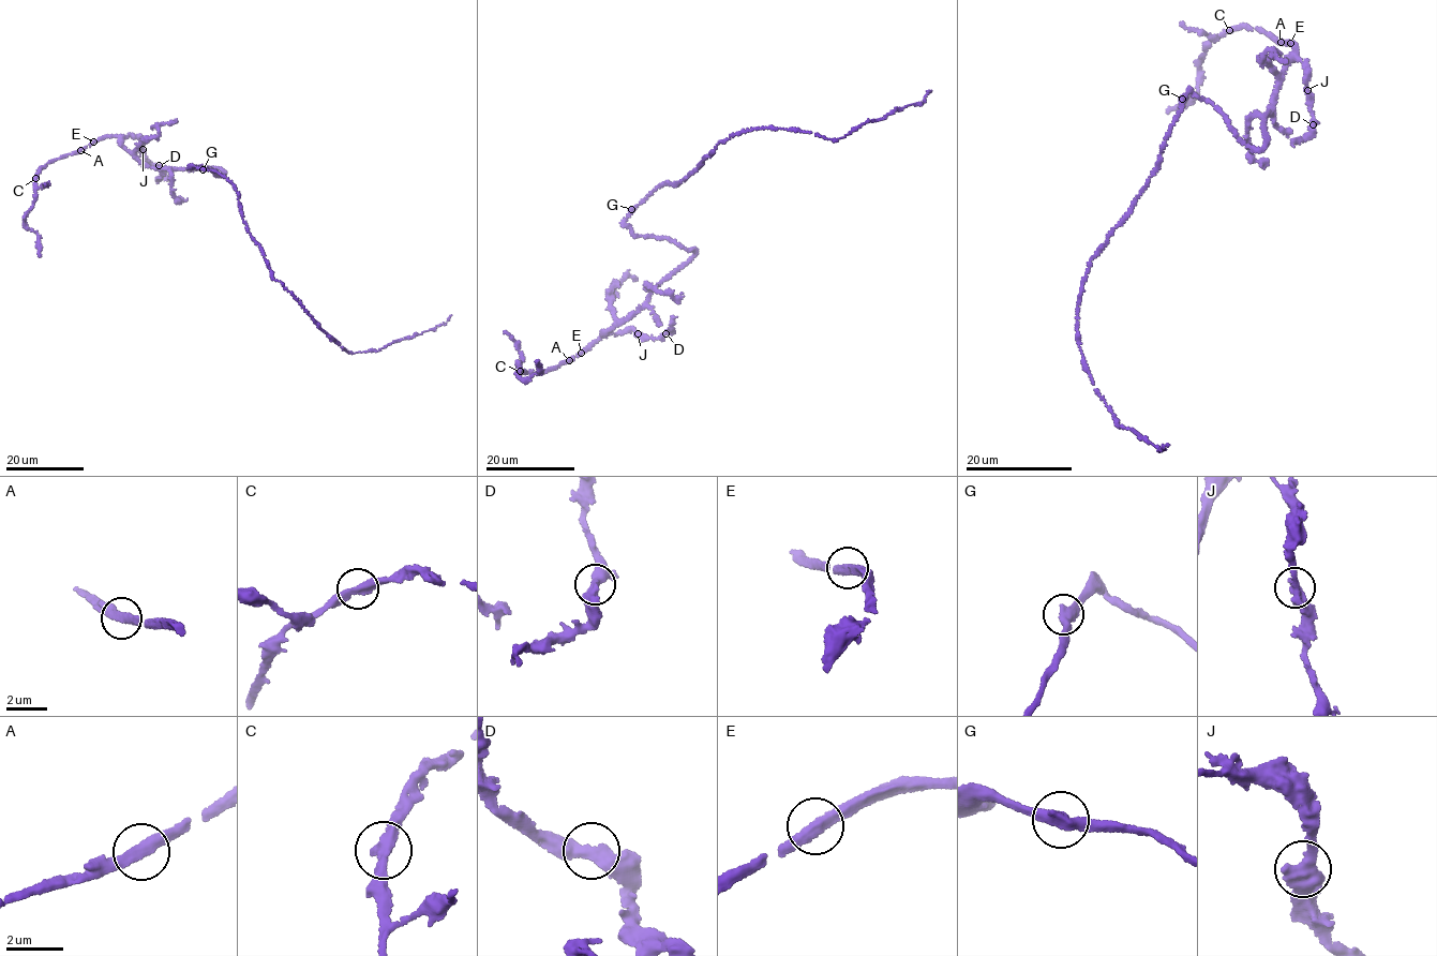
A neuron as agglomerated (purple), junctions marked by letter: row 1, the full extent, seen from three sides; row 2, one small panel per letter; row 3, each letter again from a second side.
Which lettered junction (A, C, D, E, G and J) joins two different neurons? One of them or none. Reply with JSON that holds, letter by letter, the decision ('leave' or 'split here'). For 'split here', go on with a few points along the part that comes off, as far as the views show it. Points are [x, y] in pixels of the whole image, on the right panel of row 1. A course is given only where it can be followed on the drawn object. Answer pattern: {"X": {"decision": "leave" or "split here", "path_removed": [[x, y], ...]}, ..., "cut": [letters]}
{"A": {"decision": "leave"}, "C": {"decision": "leave"}, "D": {"decision": "leave"}, "E": {"decision": "leave"}, "G": {"decision": "leave"}, "J": {"decision": "leave"}, "cut": []}

